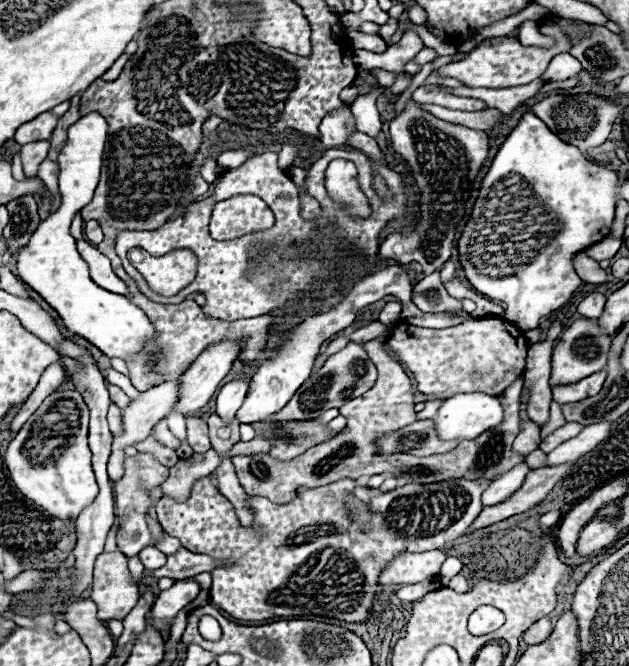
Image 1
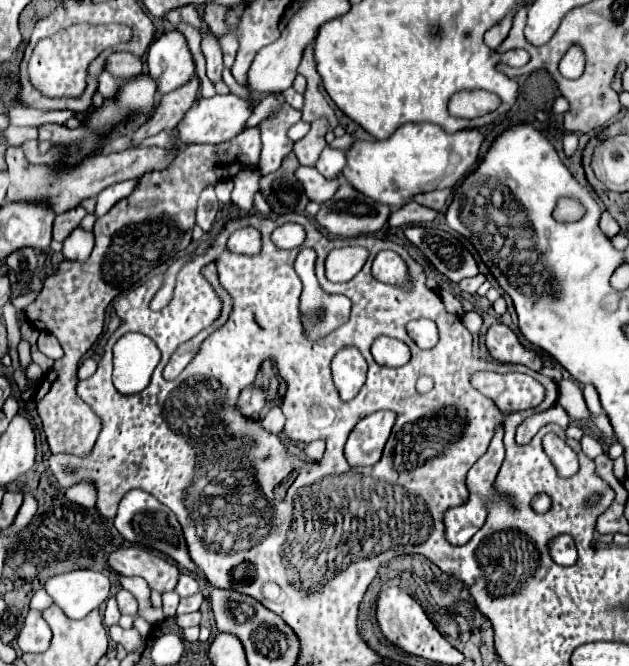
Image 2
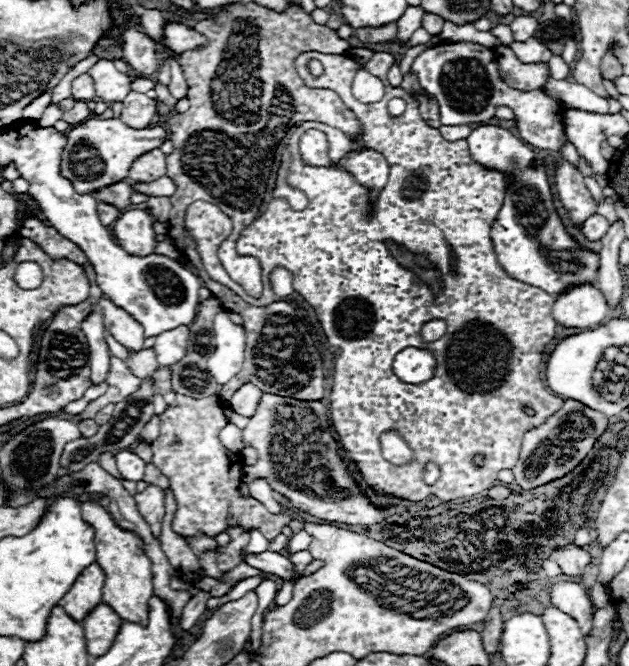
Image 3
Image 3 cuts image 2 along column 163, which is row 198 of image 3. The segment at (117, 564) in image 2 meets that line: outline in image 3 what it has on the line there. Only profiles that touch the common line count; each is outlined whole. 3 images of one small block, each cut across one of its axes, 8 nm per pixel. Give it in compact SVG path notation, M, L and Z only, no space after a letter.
M560 160L554 183L556 183L555 194L562 208L566 210L570 224L574 228L582 228L588 216L596 214L596 202L588 192L582 174L576 168L572 168L566 160Z

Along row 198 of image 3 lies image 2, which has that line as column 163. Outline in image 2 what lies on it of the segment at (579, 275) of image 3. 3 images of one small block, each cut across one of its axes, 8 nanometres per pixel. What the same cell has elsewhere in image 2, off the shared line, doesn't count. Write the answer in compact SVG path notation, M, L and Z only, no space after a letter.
M130 490L118 506L118 514L114 518L114 526L116 530L122 534L124 540L132 542L132 544L140 544L146 548L154 548L170 558L174 558L184 570L192 572L192 574L200 574L200 570L192 564L192 558L188 556L188 546L182 534L182 528L174 516L174 512L170 508L166 508L162 502L158 502L156 498L152 498L148 492L144 490Z

